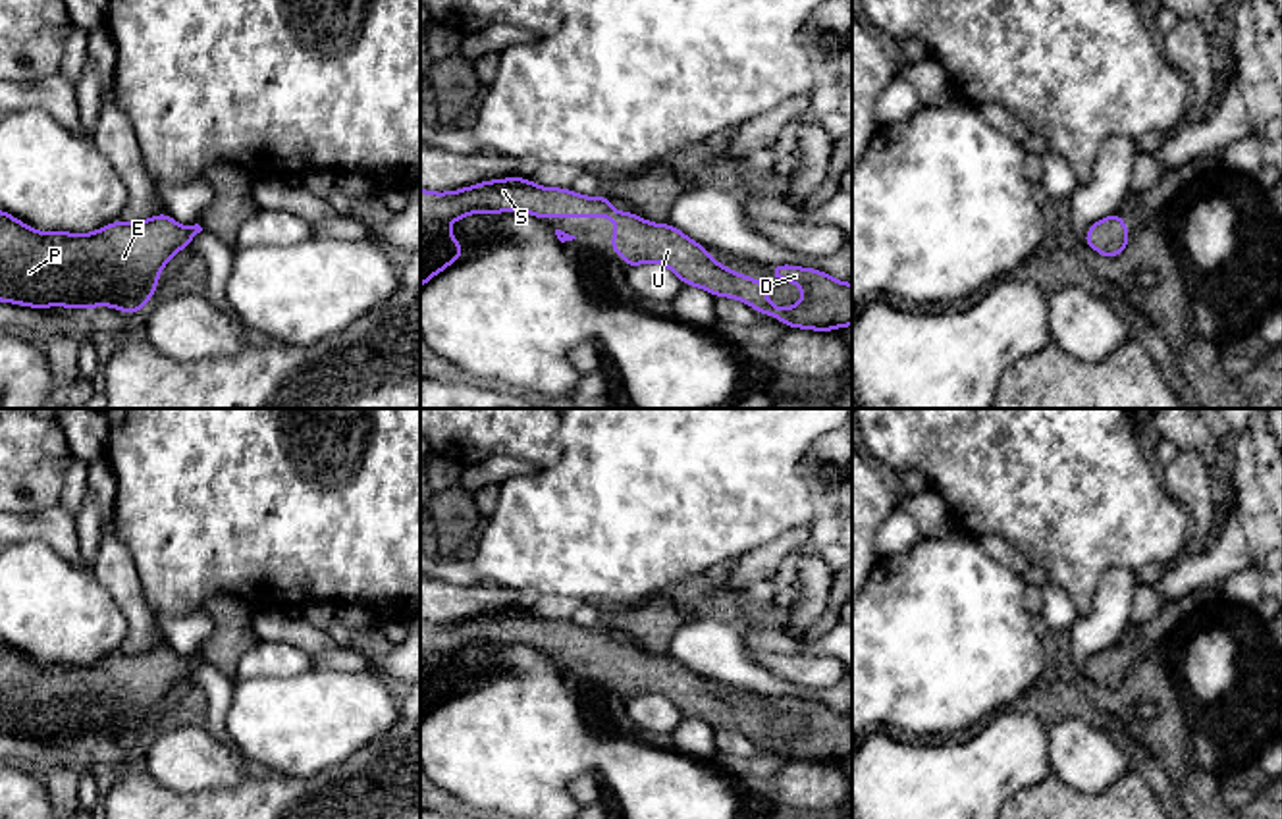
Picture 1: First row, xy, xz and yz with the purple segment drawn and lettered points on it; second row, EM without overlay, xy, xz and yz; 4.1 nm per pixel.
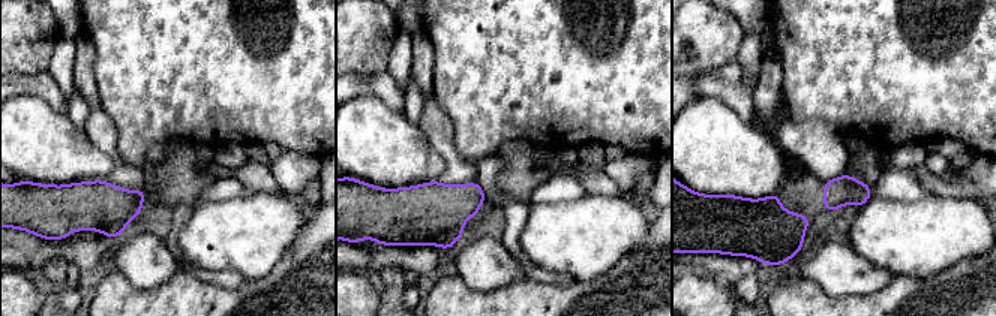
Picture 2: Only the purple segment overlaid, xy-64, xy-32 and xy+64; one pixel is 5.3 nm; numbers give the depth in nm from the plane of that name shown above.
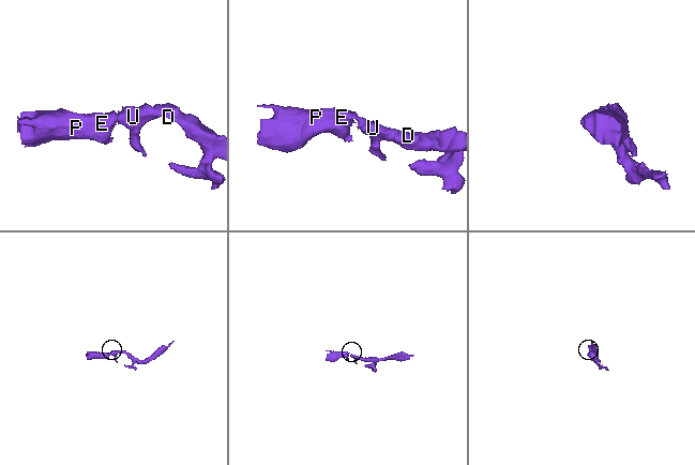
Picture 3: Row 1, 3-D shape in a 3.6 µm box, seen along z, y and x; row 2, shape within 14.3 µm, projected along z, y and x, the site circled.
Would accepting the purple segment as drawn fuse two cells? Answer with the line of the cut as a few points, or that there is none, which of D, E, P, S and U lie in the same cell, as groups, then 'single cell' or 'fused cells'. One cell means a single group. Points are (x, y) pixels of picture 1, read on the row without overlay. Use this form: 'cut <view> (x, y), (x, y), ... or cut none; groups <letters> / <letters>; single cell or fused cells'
cut none; groups D E P S U; single cell

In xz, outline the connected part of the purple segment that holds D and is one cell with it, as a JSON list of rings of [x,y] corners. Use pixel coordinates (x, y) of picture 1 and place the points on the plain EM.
[[[526,609],[492,611],[447,624],[420,621],[420,721],[465,686],[465,676],[449,665],[457,651],[474,644],[524,644],[540,651],[613,649],[611,684],[623,688],[627,701],[661,694],[682,717],[702,719],[713,728],[738,730],[787,759],[833,763],[852,757],[852,715],[815,700],[775,696],[769,700],[773,711],[804,721],[800,734],[779,740],[767,730],[761,711],[727,701],[704,676],[675,657],[652,655],[632,644],[615,642],[607,624],[582,628],[573,621],[540,619]]]

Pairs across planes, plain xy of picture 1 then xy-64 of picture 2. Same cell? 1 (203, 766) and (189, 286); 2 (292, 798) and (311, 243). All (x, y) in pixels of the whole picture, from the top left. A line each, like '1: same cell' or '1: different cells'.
1: different cells
2: same cell

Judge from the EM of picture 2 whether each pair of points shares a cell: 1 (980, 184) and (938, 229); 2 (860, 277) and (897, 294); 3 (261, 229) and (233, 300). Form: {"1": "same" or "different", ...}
{"1": "different", "2": "different", "3": "different"}

